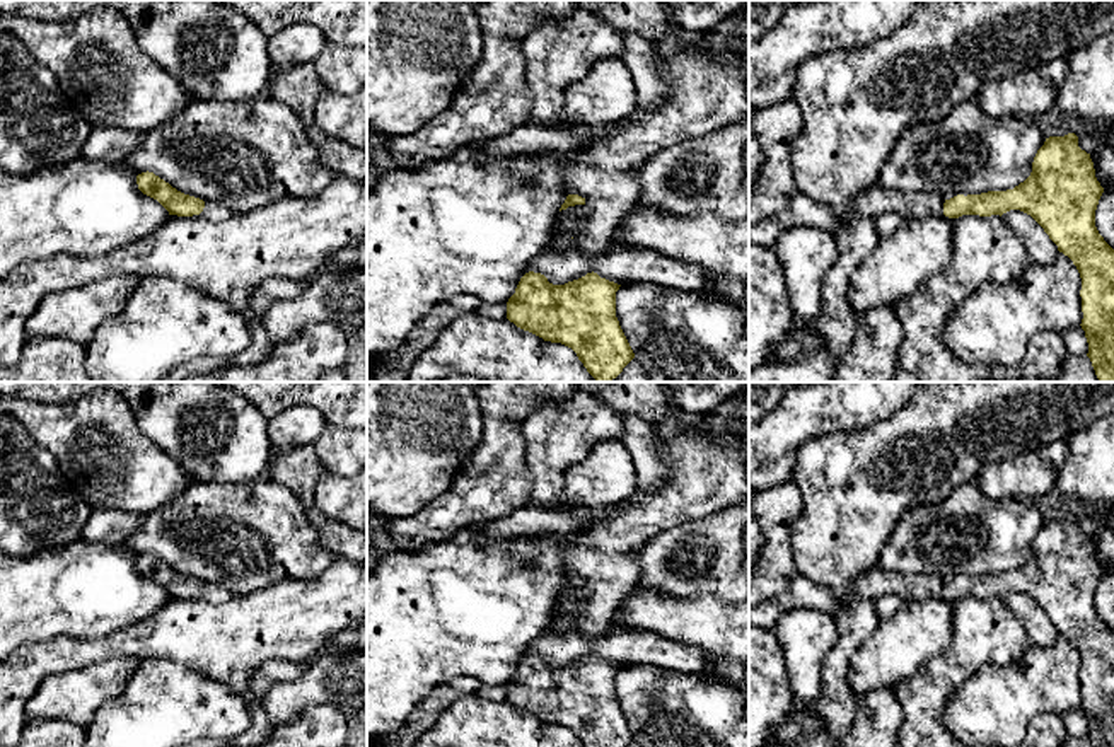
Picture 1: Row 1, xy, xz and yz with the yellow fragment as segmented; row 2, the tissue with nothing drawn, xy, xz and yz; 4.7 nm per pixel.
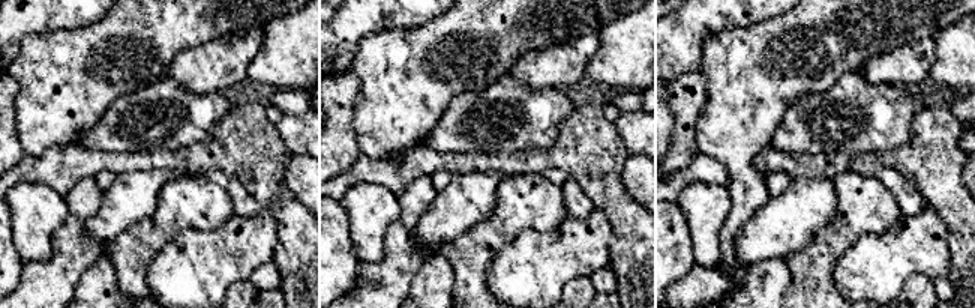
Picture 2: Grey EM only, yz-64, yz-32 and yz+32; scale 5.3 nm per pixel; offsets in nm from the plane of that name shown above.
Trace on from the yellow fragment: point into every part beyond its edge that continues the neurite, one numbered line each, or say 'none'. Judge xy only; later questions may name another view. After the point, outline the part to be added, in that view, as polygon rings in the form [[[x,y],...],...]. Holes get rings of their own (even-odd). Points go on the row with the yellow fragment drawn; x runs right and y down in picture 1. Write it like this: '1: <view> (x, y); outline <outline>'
1: xy (215, 212); outline [[[205,201],[203,213],[205,218],[212,222],[223,222],[234,215],[234,211],[229,206],[220,205],[217,201]]]

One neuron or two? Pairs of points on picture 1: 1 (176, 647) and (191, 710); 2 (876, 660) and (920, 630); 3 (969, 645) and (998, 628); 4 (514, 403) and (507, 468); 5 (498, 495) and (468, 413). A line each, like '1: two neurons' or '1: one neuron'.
1: two neurons
2: one neuron
3: one neuron
4: one neuron
5: two neurons

